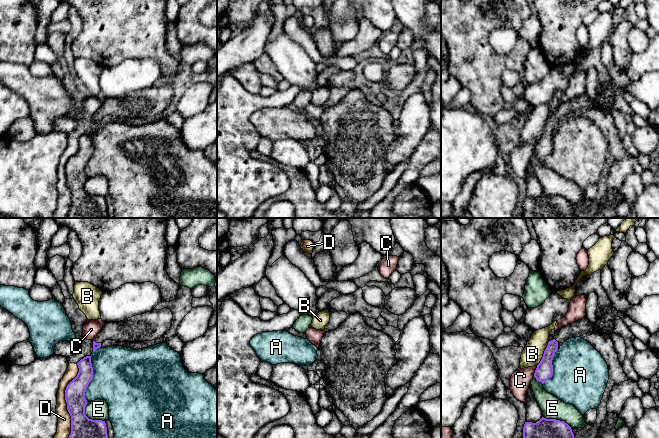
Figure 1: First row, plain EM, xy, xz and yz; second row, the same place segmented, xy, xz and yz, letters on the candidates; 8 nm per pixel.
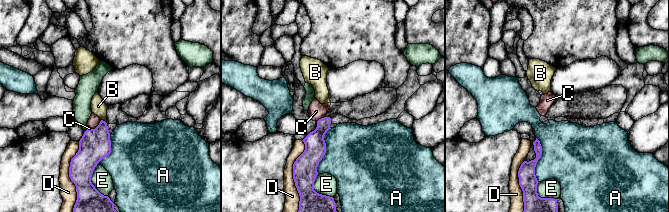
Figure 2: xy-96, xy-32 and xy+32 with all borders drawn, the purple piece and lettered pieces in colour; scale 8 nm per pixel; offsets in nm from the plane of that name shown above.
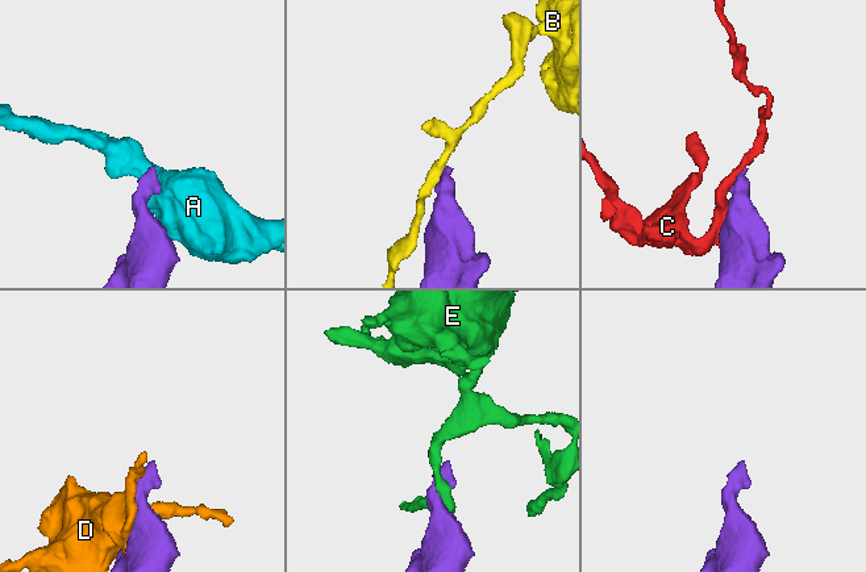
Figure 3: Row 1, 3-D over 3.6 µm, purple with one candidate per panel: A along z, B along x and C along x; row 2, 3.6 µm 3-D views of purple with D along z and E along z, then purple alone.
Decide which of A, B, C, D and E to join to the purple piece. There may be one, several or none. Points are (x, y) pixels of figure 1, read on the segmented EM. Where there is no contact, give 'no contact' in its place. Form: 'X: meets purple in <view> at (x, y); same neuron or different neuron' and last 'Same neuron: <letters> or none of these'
A: meets purple in xy at (92, 378); different neuron
B: meets purple in yz at (543, 354); different neuron
C: meets purple in yz at (535, 371); different neuron
D: meets purple in xy at (66, 401); different neuron
E: meets purple in xy at (88, 418); different neuron
Same neuron: none of these

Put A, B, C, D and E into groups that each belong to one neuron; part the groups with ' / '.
A / B / C / D / E

